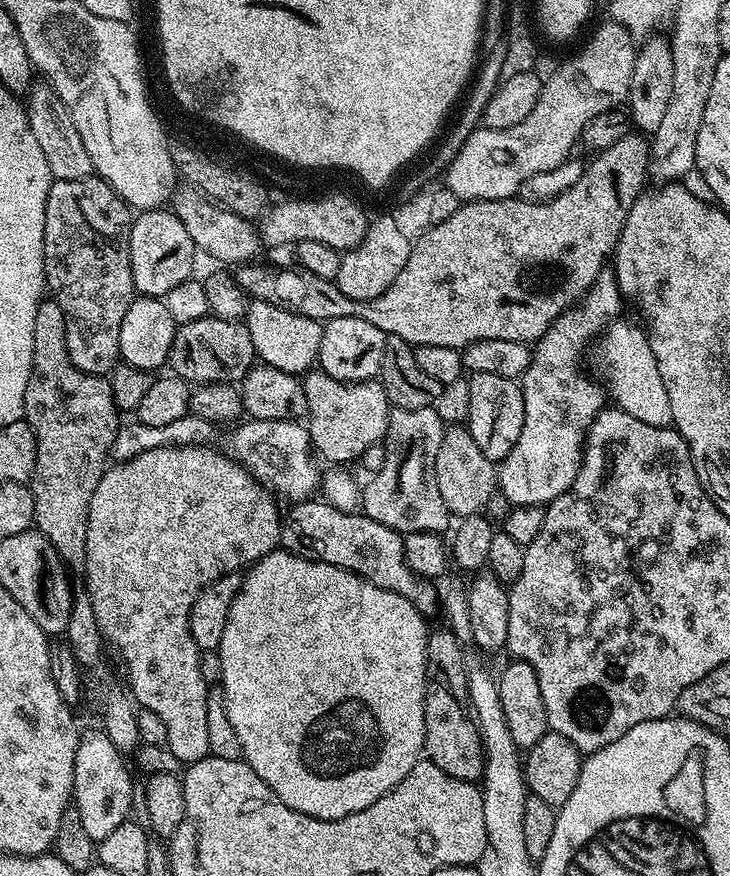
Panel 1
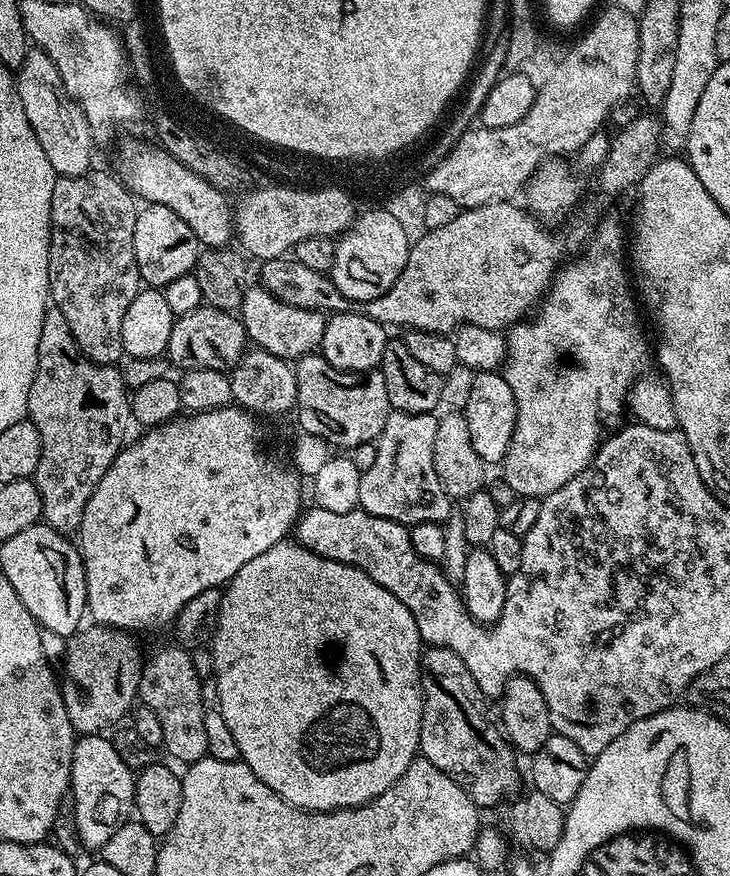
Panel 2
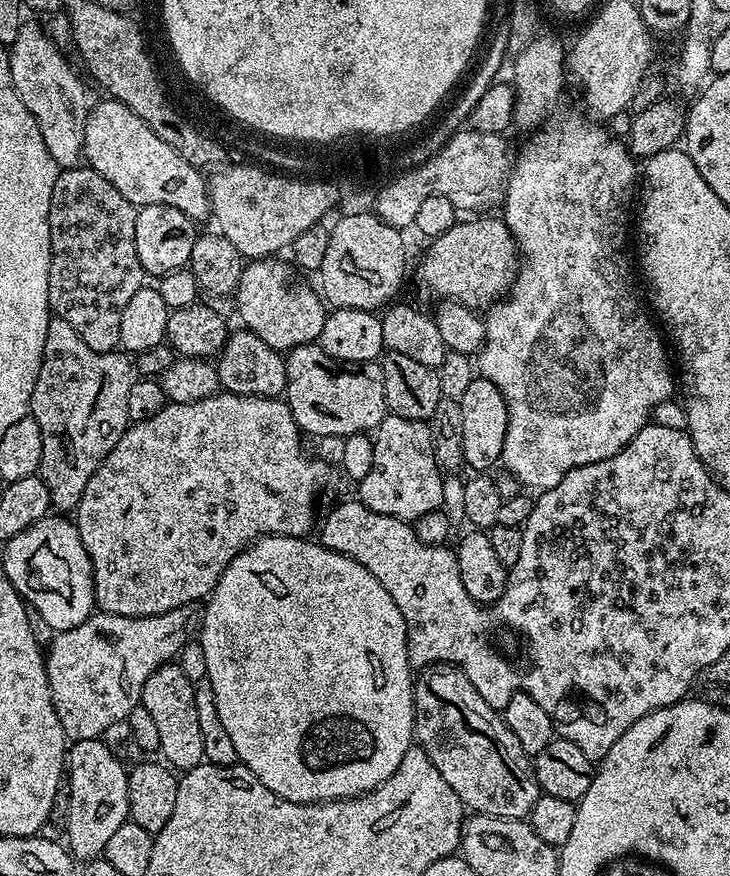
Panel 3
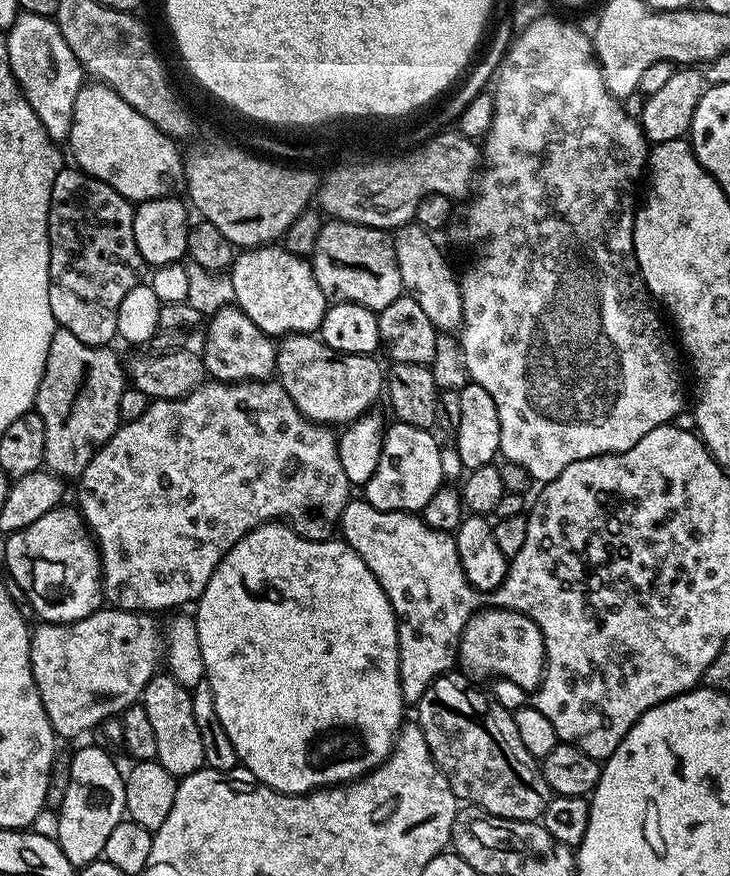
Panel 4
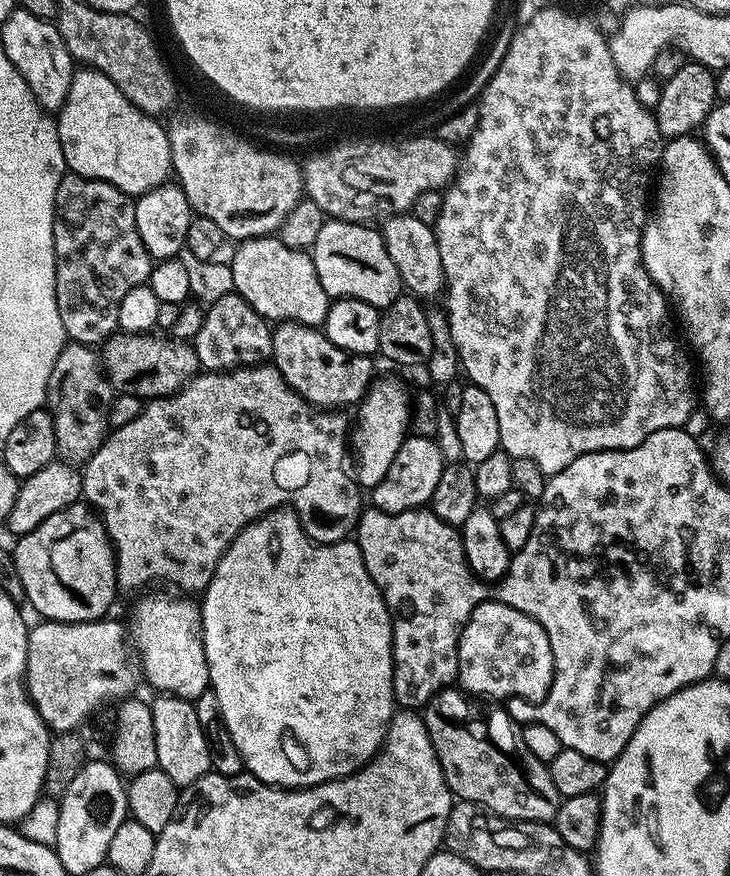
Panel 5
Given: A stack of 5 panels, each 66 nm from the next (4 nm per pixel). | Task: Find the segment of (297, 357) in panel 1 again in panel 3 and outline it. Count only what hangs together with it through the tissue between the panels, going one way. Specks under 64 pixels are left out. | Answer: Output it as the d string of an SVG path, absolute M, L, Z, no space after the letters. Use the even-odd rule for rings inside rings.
M256 258L245 263L244 273L234 293L240 320L244 323L241 325L247 331L258 334L266 346L275 348L281 354L303 344L317 343L326 315L321 293L316 290L311 292L304 284L295 284L292 281L293 269L285 264L280 258Z

